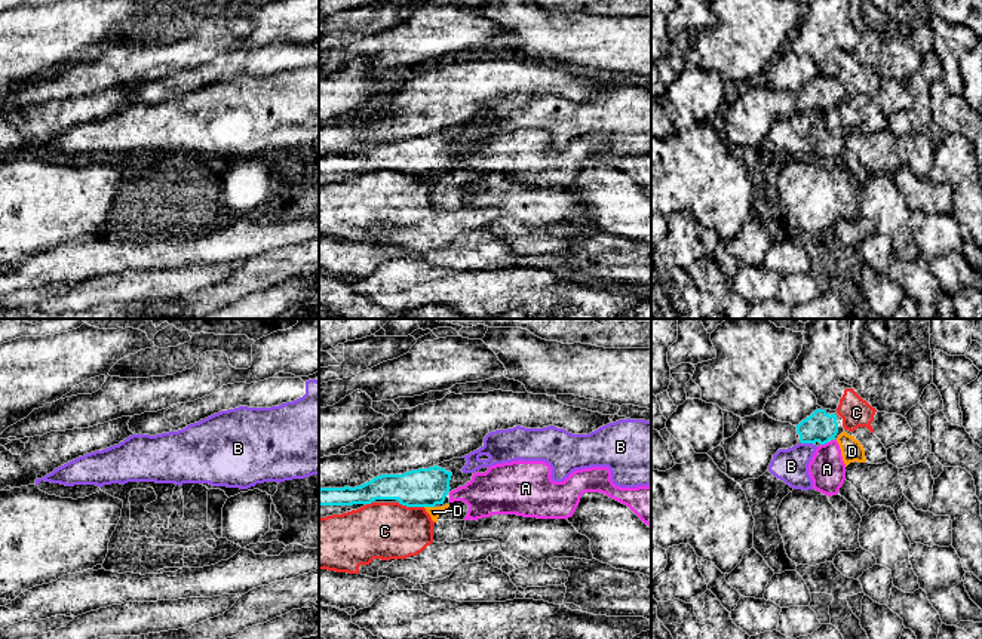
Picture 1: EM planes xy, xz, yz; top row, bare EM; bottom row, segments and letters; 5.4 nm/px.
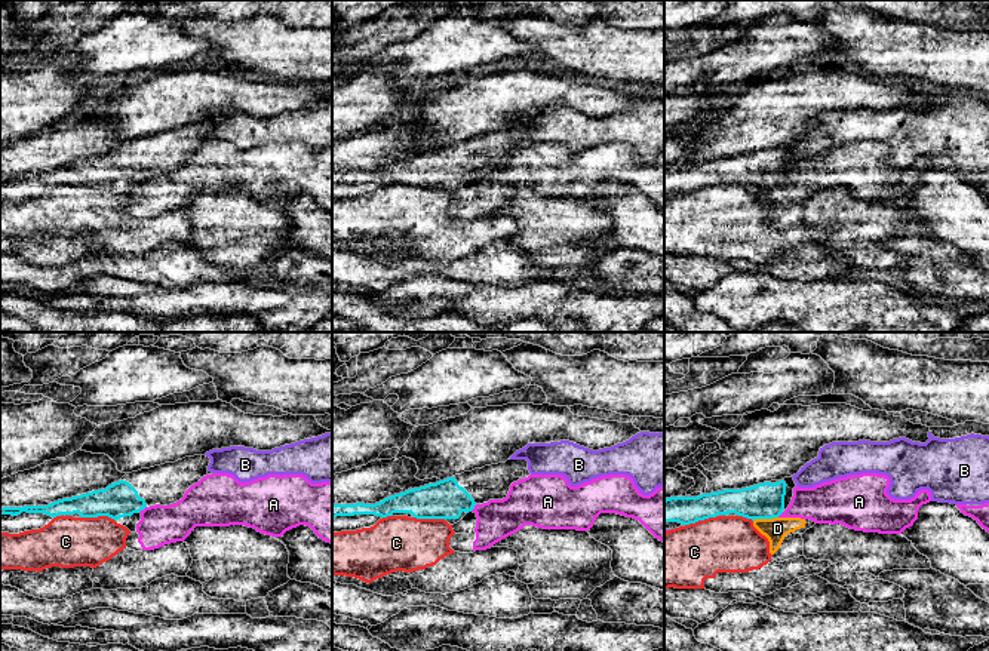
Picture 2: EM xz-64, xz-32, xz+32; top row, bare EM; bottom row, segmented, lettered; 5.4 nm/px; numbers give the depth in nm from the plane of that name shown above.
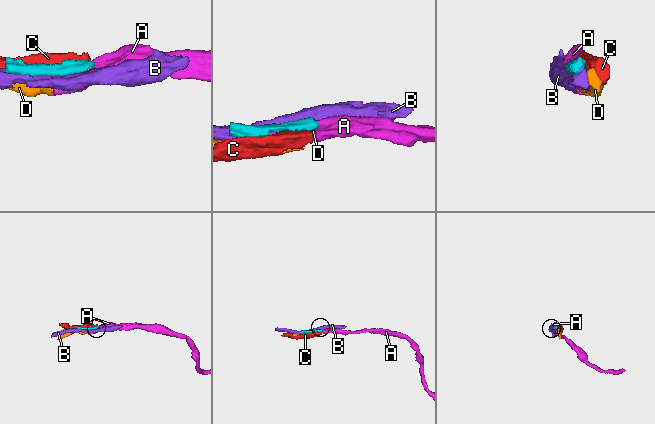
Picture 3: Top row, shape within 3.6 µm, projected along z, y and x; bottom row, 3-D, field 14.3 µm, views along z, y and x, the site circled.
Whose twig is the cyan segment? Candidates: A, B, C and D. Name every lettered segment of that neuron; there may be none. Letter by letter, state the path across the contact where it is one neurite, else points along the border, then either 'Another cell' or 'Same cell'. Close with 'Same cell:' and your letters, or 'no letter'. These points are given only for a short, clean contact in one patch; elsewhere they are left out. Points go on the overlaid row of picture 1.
A: Another cell
B: Another cell
C: Another cell
D: Boundary: xz (424, 506), (433, 507). Another cell
Same cell: no letter

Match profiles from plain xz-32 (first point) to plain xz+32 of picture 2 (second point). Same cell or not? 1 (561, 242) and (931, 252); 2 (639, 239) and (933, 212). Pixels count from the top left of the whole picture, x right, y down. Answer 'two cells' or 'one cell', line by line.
1: two cells
2: one cell

